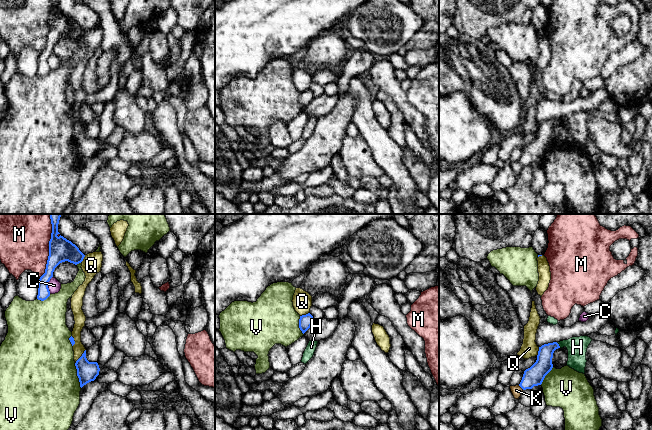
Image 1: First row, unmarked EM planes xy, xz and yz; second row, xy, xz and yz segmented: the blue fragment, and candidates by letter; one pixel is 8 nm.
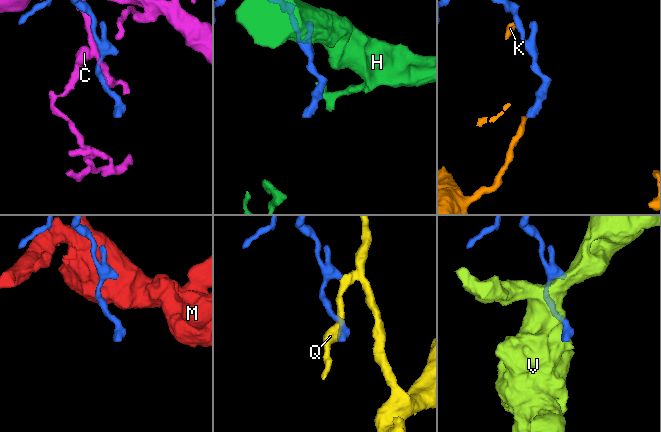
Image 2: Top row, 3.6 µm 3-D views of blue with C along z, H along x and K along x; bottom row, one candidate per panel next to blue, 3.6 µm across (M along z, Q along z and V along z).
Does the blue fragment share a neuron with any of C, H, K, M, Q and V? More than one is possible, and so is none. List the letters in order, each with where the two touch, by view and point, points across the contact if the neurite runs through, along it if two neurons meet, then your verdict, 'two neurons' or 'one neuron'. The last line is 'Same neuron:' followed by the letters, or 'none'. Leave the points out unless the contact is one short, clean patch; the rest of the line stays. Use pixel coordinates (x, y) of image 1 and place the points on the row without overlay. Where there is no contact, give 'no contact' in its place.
C: meets blue in xy at (47, 61); two neurons
H: meets blue in yz at (558, 121); border along yz (556, 118), (560, 123); two neurons
K: meets blue in yz at (521, 163); runs through yz (533, 152), (521, 163), (516, 166); one neuron
M: meets blue in xy at (49, 27); two neurons
Q: meets blue in xy at (81, 132); two neurons
V: meets blue in xy at (77, 151); two neurons
Same neuron: K

